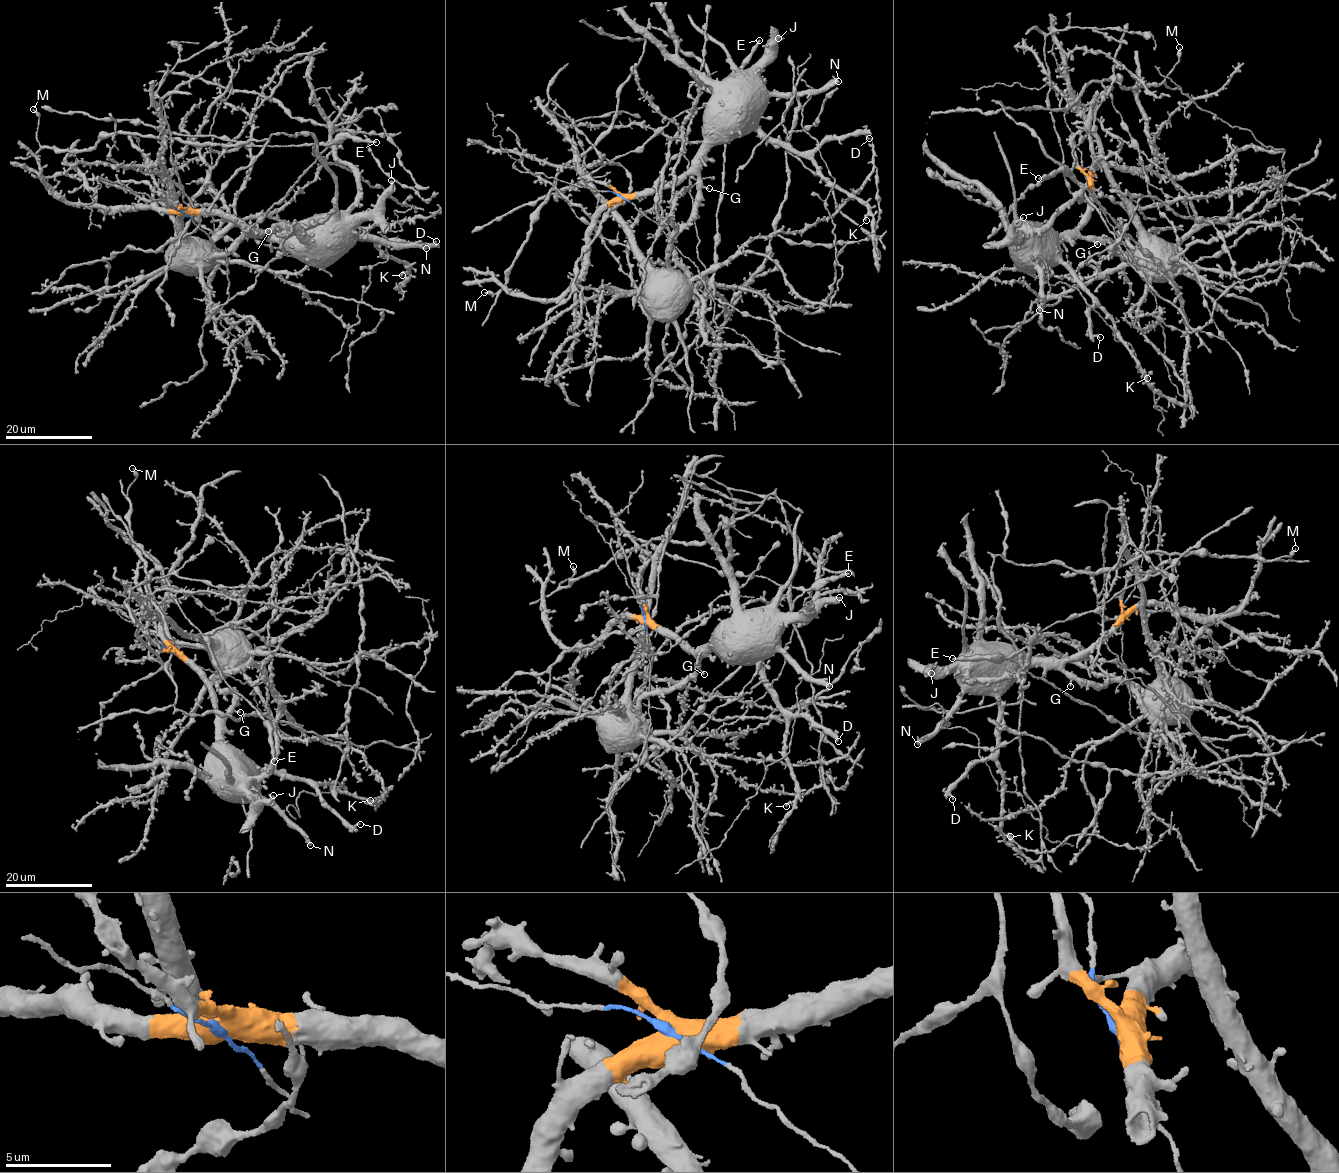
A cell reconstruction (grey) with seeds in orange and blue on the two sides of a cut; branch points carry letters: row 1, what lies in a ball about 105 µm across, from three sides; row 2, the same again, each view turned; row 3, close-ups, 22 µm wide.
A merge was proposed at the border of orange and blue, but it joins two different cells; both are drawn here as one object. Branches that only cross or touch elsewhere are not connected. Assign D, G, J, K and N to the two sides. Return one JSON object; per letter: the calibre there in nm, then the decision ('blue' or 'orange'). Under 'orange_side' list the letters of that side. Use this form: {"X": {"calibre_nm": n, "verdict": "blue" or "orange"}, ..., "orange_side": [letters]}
{"D": {"calibre_nm": 300, "verdict": "orange"}, "G": {"calibre_nm": 320, "verdict": "orange"}, "J": {"calibre_nm": 240, "verdict": "orange"}, "K": {"calibre_nm": 280, "verdict": "orange"}, "N": {"calibre_nm": 550, "verdict": "orange"}, "orange_side": ["D", "G", "J", "K", "N"]}

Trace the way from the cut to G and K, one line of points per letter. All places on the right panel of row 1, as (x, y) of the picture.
G: (1086, 179), (1094, 198), (1079, 232), (1098, 244)
K: (1086, 179), (1094, 200), (1077, 225), (1058, 241), (1059, 252), (1063, 264), (1114, 325), (1120, 339), (1147, 378)

